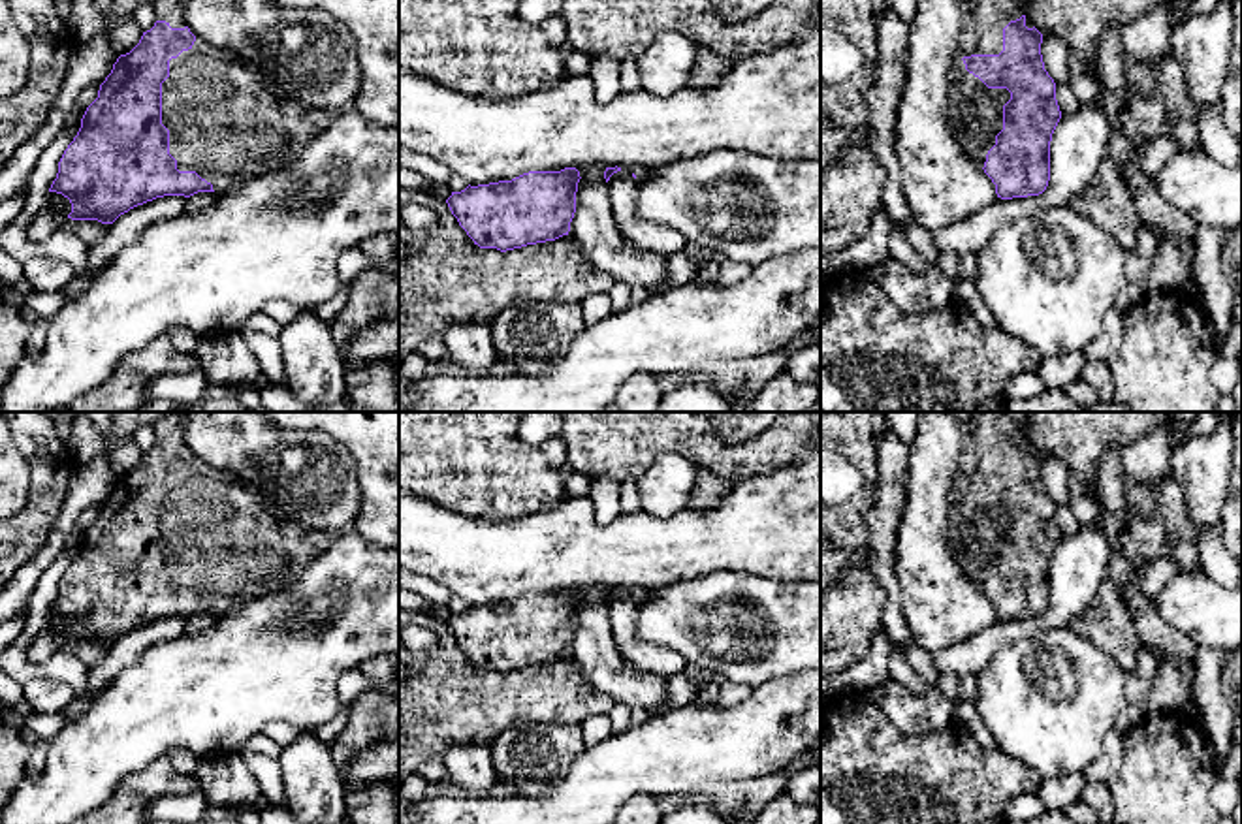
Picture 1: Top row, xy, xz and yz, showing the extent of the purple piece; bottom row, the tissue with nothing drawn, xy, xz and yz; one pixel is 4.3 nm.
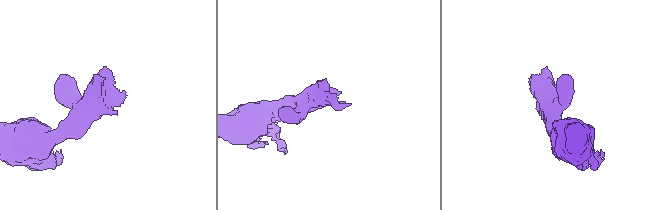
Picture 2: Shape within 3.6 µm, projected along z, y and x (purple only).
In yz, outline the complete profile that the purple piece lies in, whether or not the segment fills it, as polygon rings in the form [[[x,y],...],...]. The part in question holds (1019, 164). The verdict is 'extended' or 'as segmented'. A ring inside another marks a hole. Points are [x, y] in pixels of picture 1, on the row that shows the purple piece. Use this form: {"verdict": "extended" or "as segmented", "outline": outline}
{"verdict": "extended", "outline": [[[979,0],[963,15],[956,58],[948,70],[948,120],[960,145],[995,184],[1001,199],[1039,196],[1050,181],[1050,141],[1061,119],[1056,83],[1044,70],[1043,34],[1026,26],[1016,0]]]}

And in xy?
{"verdict": "extended", "outline": [[[184,0],[152,4],[154,26],[143,32],[130,53],[117,58],[100,85],[98,98],[87,107],[49,188],[70,199],[68,218],[113,224],[120,214],[156,198],[226,194],[248,179],[290,164],[339,115],[331,109],[307,109],[277,88],[260,68],[196,38],[184,23],[183,4]]]}

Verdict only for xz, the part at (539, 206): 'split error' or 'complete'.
complete

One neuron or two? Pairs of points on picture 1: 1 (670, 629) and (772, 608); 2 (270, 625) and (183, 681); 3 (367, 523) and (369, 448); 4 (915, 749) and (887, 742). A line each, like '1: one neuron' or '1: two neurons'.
1: one neuron
2: one neuron
3: one neuron
4: one neuron

